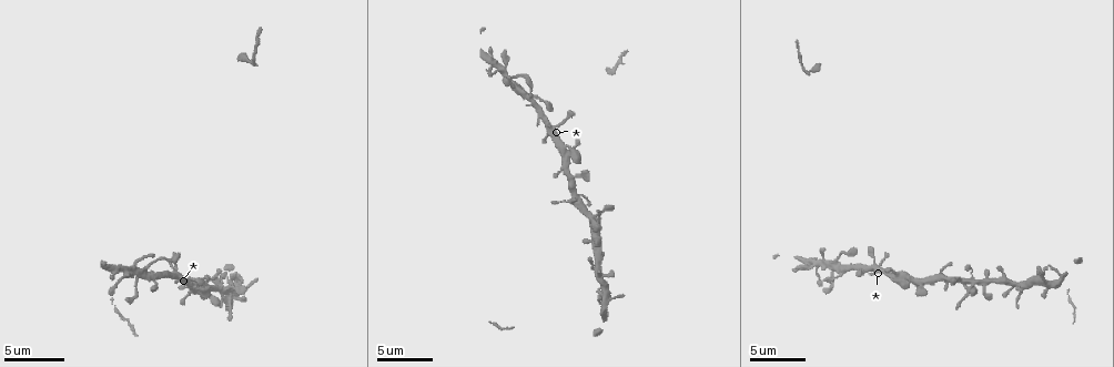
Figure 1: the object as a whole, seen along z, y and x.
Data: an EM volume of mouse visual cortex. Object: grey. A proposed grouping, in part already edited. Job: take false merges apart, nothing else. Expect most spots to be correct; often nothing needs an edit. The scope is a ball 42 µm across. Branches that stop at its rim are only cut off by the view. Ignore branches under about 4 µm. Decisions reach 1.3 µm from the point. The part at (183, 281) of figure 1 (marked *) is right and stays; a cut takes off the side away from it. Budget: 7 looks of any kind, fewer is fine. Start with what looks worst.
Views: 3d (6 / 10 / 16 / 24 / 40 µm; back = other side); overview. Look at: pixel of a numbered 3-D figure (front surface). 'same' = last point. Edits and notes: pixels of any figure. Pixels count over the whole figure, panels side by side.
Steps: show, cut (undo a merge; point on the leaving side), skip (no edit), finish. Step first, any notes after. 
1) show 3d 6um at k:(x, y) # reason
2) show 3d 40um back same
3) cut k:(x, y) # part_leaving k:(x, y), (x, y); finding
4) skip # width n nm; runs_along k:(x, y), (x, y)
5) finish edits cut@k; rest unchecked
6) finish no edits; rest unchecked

show 3d 10um at 1:(143, 269)

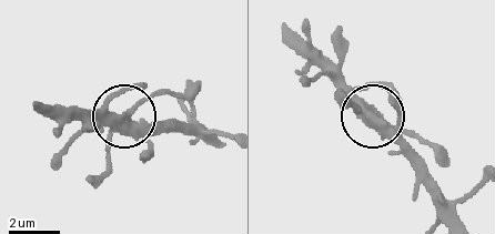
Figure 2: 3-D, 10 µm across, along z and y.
skip # width 380 nm; runs_along 2:(456, 212), (418, 158), (325, 64); all the same cell

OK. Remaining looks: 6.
show 3d 16um at 1:(108, 264) # thick turns thin

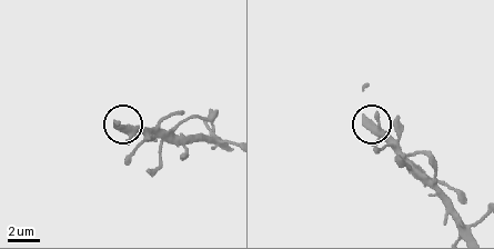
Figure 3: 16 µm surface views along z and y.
skip # width 420 nm; runs_along 3:(470, 229), (368, 118), (364, 83); one cell here

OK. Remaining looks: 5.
show 3d 10um at 1:(993, 281) # narrows sharply

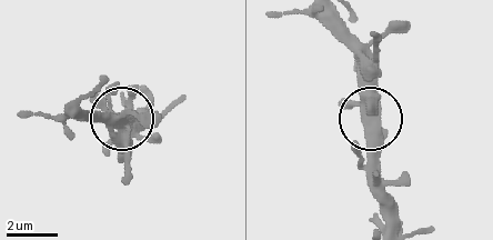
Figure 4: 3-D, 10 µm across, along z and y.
skip # one cell here

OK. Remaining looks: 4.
finish no edits; rest unchecked

